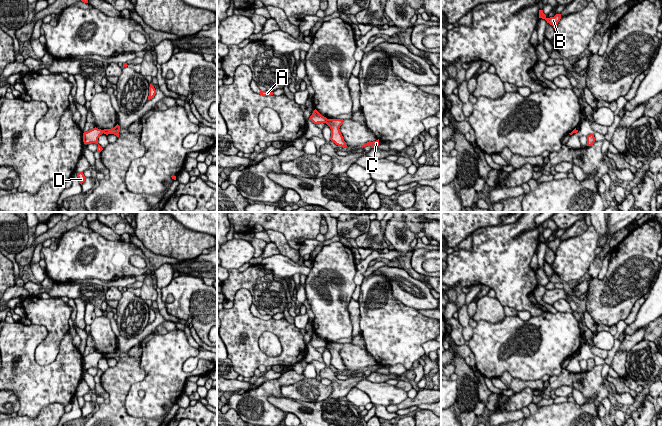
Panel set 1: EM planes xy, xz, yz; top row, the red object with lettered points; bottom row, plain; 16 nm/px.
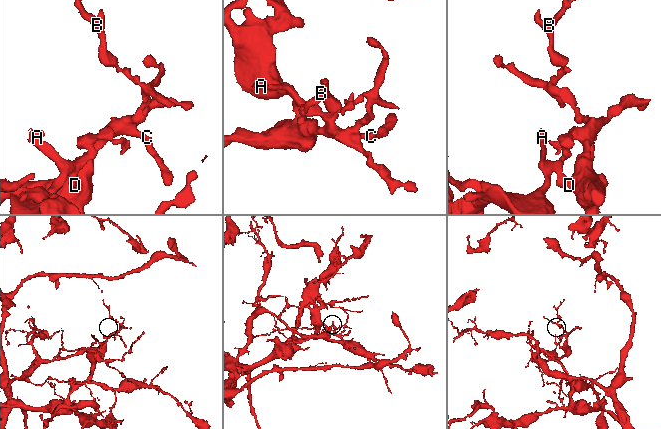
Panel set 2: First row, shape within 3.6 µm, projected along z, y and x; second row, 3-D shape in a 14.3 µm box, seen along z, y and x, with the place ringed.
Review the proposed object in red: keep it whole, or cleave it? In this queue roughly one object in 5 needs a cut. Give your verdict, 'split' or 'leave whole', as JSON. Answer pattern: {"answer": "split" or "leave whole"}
{"answer": "split"}

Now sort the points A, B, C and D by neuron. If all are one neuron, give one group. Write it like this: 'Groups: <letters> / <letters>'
Groups: A / B C D

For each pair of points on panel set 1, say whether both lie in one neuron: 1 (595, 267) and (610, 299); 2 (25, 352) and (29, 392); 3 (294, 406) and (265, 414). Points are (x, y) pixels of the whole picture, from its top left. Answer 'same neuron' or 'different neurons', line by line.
1: different neurons
2: same neuron
3: different neurons

